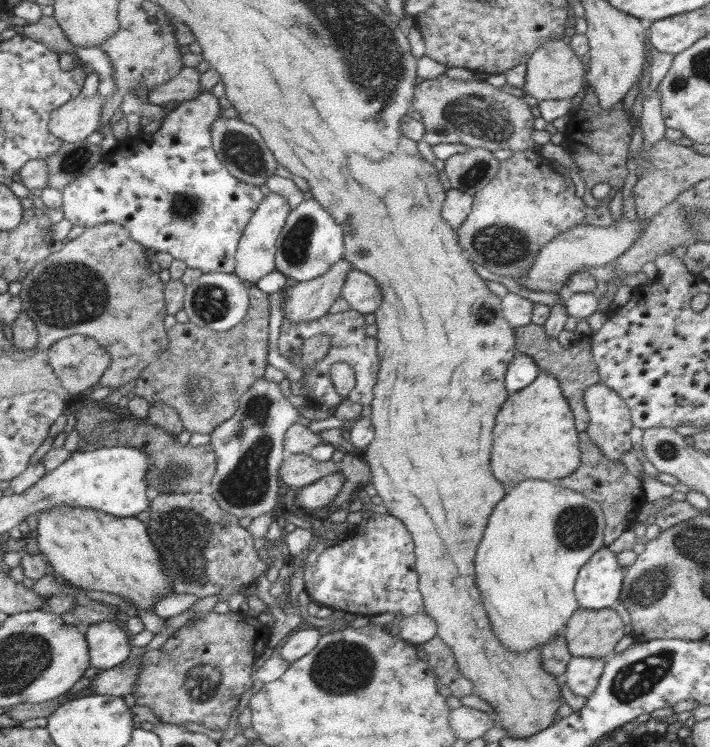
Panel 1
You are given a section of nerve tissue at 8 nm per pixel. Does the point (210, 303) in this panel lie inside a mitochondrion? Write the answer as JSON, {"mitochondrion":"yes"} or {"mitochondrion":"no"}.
{"mitochondrion":"yes"}

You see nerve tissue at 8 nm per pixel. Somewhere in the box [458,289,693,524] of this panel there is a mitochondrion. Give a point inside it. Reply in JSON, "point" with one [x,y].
{"point":[666,449]}

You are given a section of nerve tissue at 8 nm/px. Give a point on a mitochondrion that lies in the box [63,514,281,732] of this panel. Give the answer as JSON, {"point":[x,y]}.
{"point":[201,694]}

